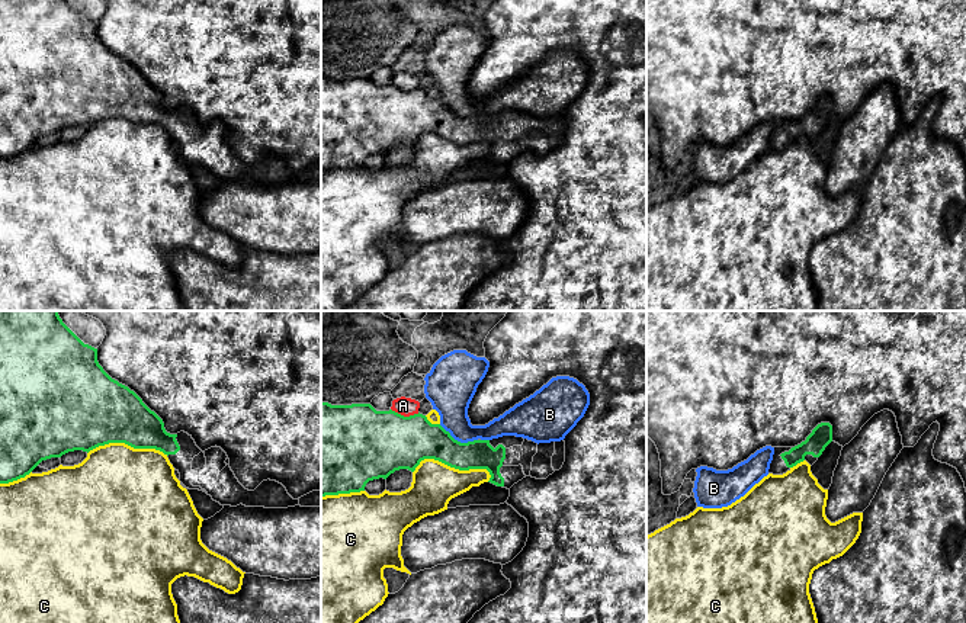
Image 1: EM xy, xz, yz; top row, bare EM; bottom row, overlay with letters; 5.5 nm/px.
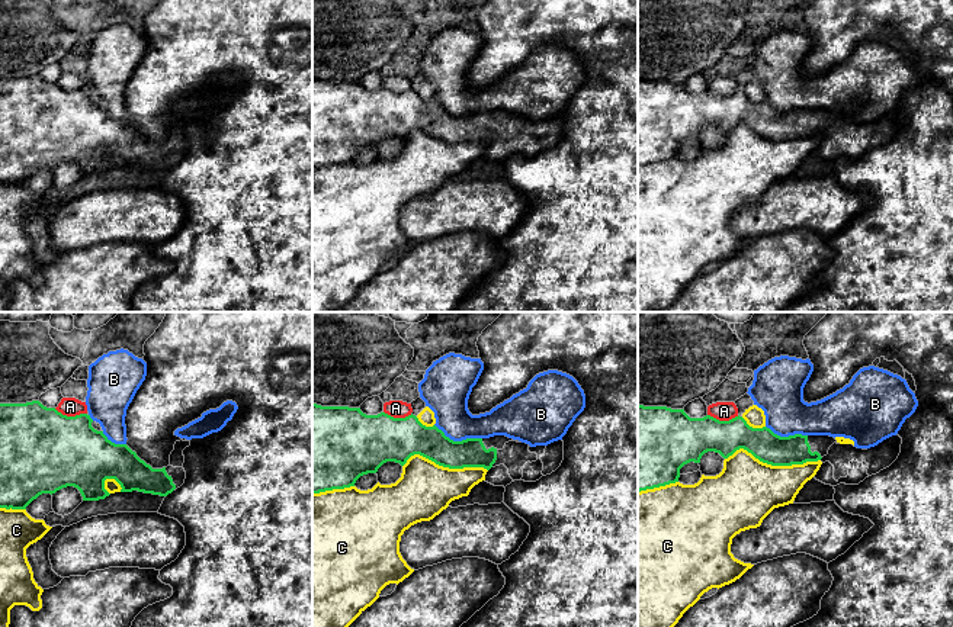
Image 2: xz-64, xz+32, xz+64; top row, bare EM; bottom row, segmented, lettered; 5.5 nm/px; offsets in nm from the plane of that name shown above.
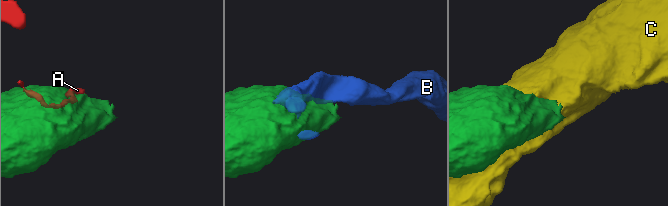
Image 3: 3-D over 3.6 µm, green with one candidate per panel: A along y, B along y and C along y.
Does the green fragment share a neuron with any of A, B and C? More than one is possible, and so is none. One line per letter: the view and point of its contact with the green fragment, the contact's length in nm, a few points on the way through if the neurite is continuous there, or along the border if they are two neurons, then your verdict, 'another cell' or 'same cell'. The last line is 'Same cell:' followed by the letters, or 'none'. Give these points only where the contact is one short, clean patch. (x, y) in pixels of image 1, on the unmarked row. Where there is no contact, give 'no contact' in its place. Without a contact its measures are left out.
A: meets green in xz at (406, 92); contact 160 nm long; another cell
B: meets green in xz at (456, 115); contact 240 nm long; border along xz (439, 99), (461, 116), (477, 115); another cell
C: meets green in xz at (452, 141); contact 440 nm long; another cell
Same cell: none

